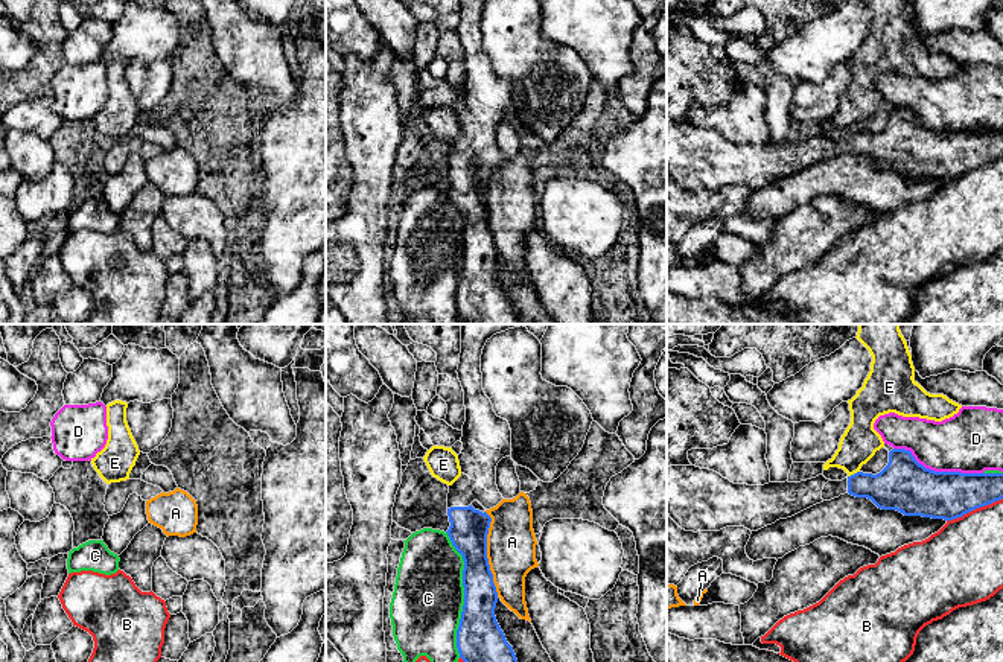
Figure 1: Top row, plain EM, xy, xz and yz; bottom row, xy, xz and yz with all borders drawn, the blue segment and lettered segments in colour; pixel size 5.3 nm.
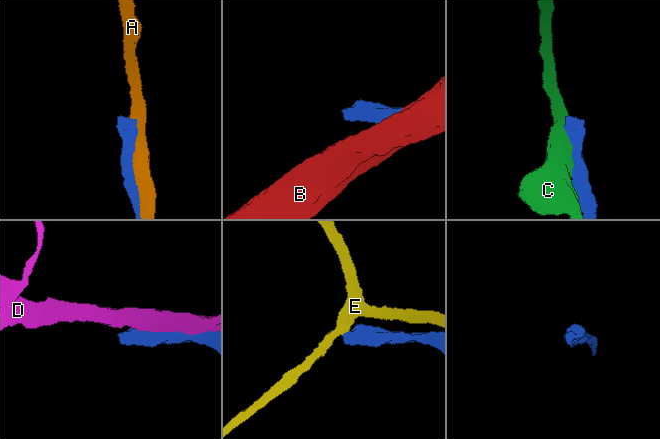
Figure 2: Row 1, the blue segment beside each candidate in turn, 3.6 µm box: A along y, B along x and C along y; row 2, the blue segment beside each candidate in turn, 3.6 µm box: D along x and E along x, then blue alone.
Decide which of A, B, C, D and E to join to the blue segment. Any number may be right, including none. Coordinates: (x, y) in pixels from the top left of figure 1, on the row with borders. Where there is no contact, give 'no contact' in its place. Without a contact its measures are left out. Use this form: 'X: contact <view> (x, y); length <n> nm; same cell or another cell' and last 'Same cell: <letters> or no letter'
A: contact xz (486, 554); length 460 nm; another cell
B: contact yz (974, 509); length 320 nm; another cell
C: contact xz (464, 594); length 650 nm; another cell
D: contact yz (938, 472); length 500 nm; another cell
E: contact yz (854, 474); length 70 nm; another cell
Same cell: no letter

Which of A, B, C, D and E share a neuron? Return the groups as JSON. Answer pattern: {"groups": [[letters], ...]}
{"groups": [["A"], ["B"], ["C"], ["D"], ["E"]]}

